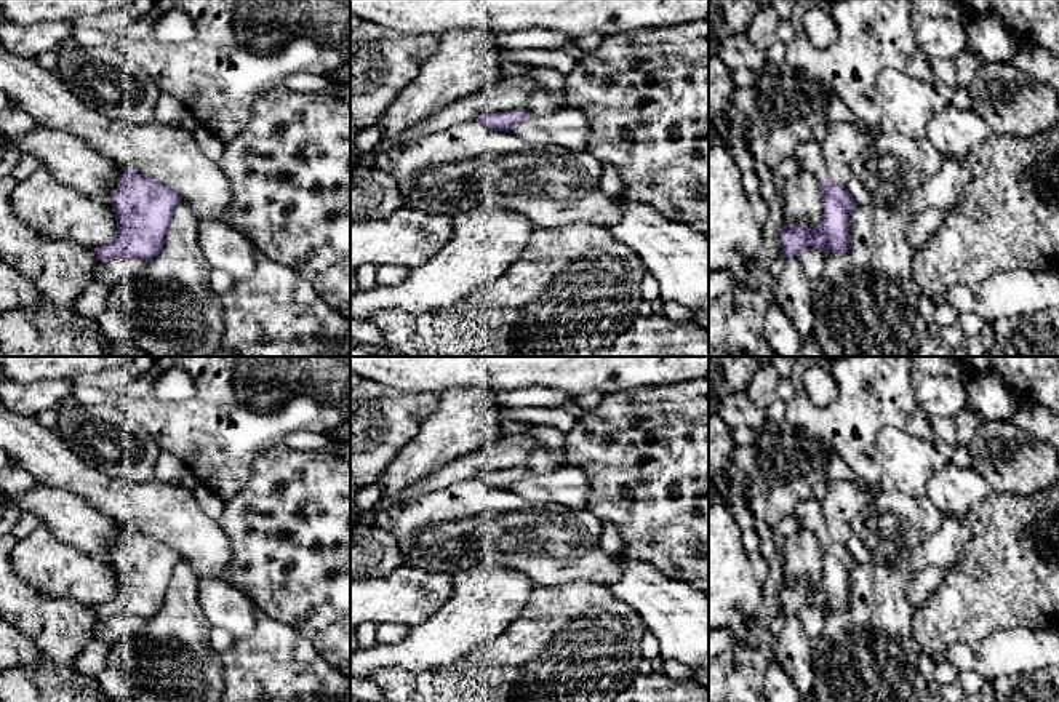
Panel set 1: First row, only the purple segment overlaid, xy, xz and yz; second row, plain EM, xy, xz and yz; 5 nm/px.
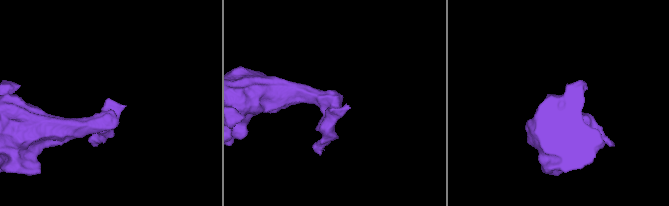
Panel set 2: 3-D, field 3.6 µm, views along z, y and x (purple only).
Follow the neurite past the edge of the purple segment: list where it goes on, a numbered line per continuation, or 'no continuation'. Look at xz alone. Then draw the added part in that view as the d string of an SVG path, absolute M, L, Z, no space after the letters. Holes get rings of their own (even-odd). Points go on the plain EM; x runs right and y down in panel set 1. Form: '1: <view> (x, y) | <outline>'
1: xz (539, 461) | M539 446L528 454L520 469L528 470L530 473L545 473L563 464L565 457L560 459L553 456L545 446Z

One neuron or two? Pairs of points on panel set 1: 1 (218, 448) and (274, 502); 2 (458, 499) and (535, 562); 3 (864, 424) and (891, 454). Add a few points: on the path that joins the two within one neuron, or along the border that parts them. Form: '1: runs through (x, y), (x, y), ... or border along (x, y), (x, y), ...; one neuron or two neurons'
1: border along (269, 445), (253, 462), (248, 480), (226, 502); two neurons
2: runs through (477, 512), (515, 542); one neuron
3: border along (914, 434), (891, 426), (879, 432), (879, 475); two neurons

